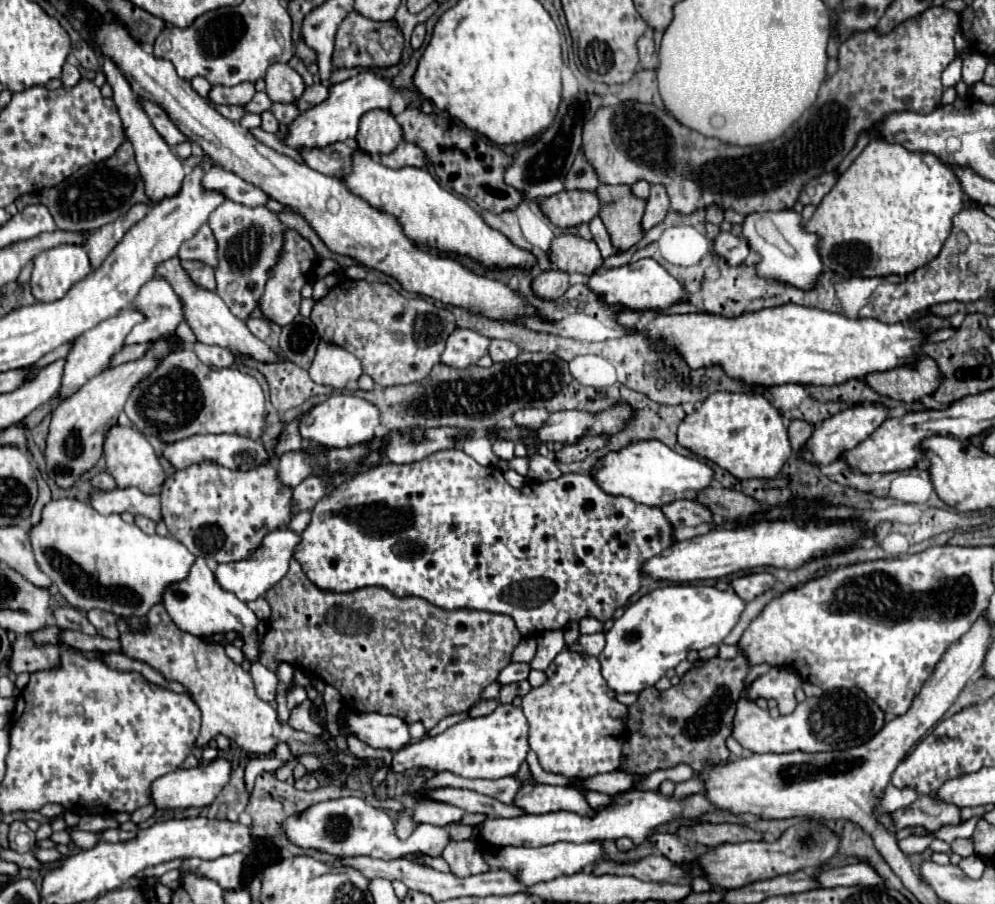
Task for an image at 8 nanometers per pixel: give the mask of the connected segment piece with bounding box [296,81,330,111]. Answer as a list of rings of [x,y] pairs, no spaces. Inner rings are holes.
[[[318,81],[318,83],[306,87],[304,95],[296,101],[296,105],[300,107],[300,111],[308,111],[310,107],[320,105],[324,99],[328,99],[328,95],[330,95],[330,87],[326,83],[320,83]]]

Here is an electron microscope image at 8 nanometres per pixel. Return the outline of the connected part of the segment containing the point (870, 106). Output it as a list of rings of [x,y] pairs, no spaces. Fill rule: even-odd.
[[[930,7],[930,9],[926,9],[922,15],[904,21],[900,27],[896,27],[892,33],[888,33],[888,35],[884,35],[884,37],[882,37],[882,35],[876,35],[876,31],[856,33],[852,39],[848,39],[848,41],[844,41],[844,43],[840,45],[840,51],[838,51],[838,71],[822,83],[816,103],[814,103],[810,109],[806,109],[806,111],[802,113],[802,117],[800,117],[782,137],[778,137],[778,139],[774,139],[774,141],[768,141],[768,143],[764,143],[764,145],[752,145],[752,147],[728,145],[728,143],[724,143],[724,141],[720,141],[720,139],[704,137],[704,135],[700,135],[698,131],[692,131],[692,129],[680,125],[672,115],[664,113],[662,109],[658,109],[658,107],[654,107],[654,105],[620,103],[618,107],[600,107],[600,109],[594,113],[594,117],[584,123],[584,129],[582,129],[582,151],[584,151],[584,157],[586,157],[586,161],[592,165],[592,169],[596,171],[600,183],[610,183],[610,185],[624,183],[624,185],[632,185],[632,183],[636,183],[636,181],[640,181],[640,179],[646,179],[648,183],[662,183],[662,185],[666,187],[668,195],[670,195],[672,209],[678,211],[678,213],[692,213],[692,211],[696,211],[696,209],[706,209],[706,207],[712,205],[712,203],[718,205],[718,207],[722,207],[722,209],[732,207],[732,209],[736,209],[740,215],[748,215],[748,213],[752,213],[752,211],[782,211],[782,209],[792,209],[792,205],[794,205],[796,199],[798,199],[800,187],[802,187],[808,179],[812,179],[812,177],[816,177],[816,175],[822,175],[824,171],[834,171],[834,169],[838,167],[838,163],[848,155],[848,151],[856,145],[858,135],[860,135],[866,127],[870,127],[874,121],[880,121],[884,115],[894,113],[894,111],[932,113],[932,111],[936,109],[936,103],[940,101],[940,95],[944,93],[944,85],[942,85],[942,81],[940,81],[940,75],[942,75],[942,71],[944,71],[944,69],[954,61],[954,57],[956,57],[956,51],[954,51],[954,35],[956,35],[958,27],[960,27],[960,15],[958,15],[956,11],[950,11],[950,9],[946,9],[946,7]]]

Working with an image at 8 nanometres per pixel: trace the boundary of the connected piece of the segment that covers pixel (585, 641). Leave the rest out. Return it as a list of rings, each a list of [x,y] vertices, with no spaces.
[[[604,633],[580,635],[580,637],[568,647],[568,651],[576,651],[576,653],[580,653],[580,655],[590,655],[590,657],[598,657],[602,649],[604,649]]]

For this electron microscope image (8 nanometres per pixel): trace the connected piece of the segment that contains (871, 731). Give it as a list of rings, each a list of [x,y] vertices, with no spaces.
[[[838,689],[824,693],[822,697],[810,697],[802,703],[796,705],[794,713],[790,715],[780,715],[772,719],[768,711],[760,709],[756,703],[748,703],[744,697],[740,699],[740,707],[736,709],[736,727],[732,737],[748,751],[752,753],[794,753],[794,751],[804,751],[804,753],[822,753],[822,751],[842,751],[848,747],[858,747],[868,743],[880,729],[884,727],[884,711],[862,691],[862,689]]]

